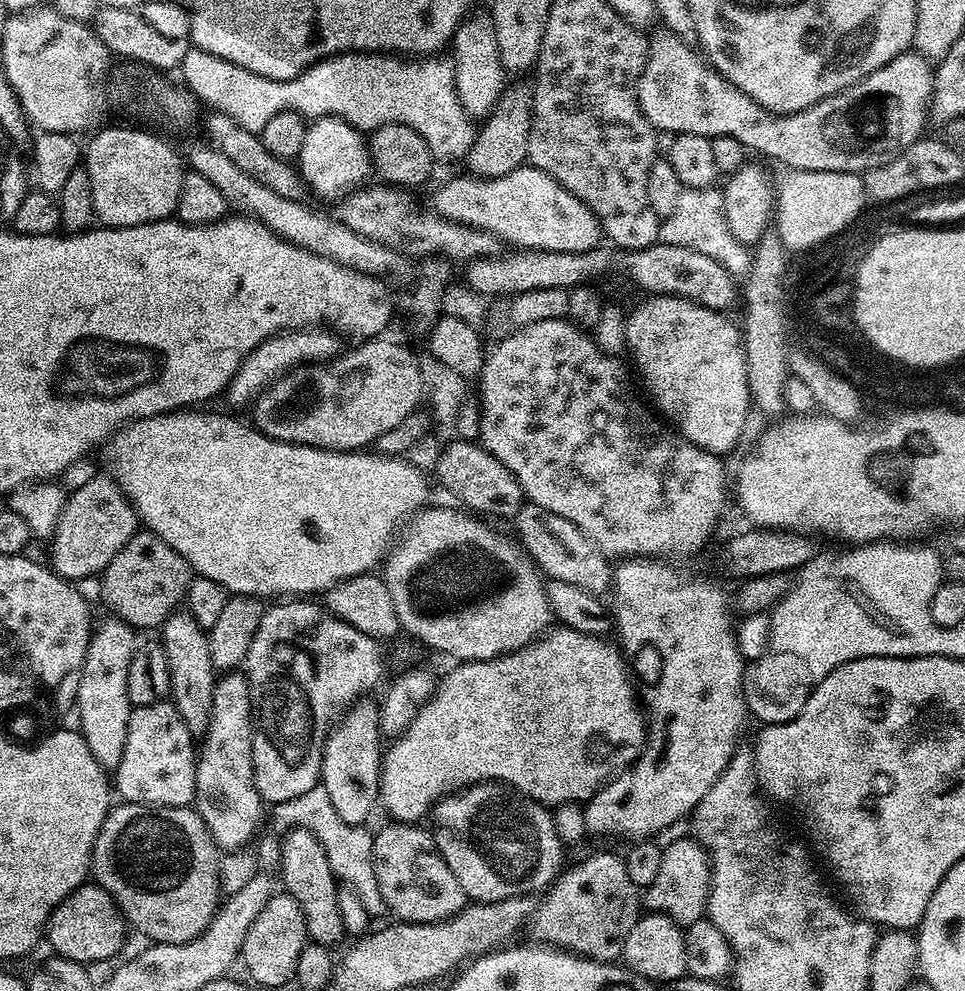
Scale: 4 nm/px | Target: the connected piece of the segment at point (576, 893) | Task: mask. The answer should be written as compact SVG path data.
M596 852L573 868L565 867L537 903L530 919L533 941L555 946L587 960L616 962L621 959L626 934L636 925L642 912L642 896L626 874L623 855Z

